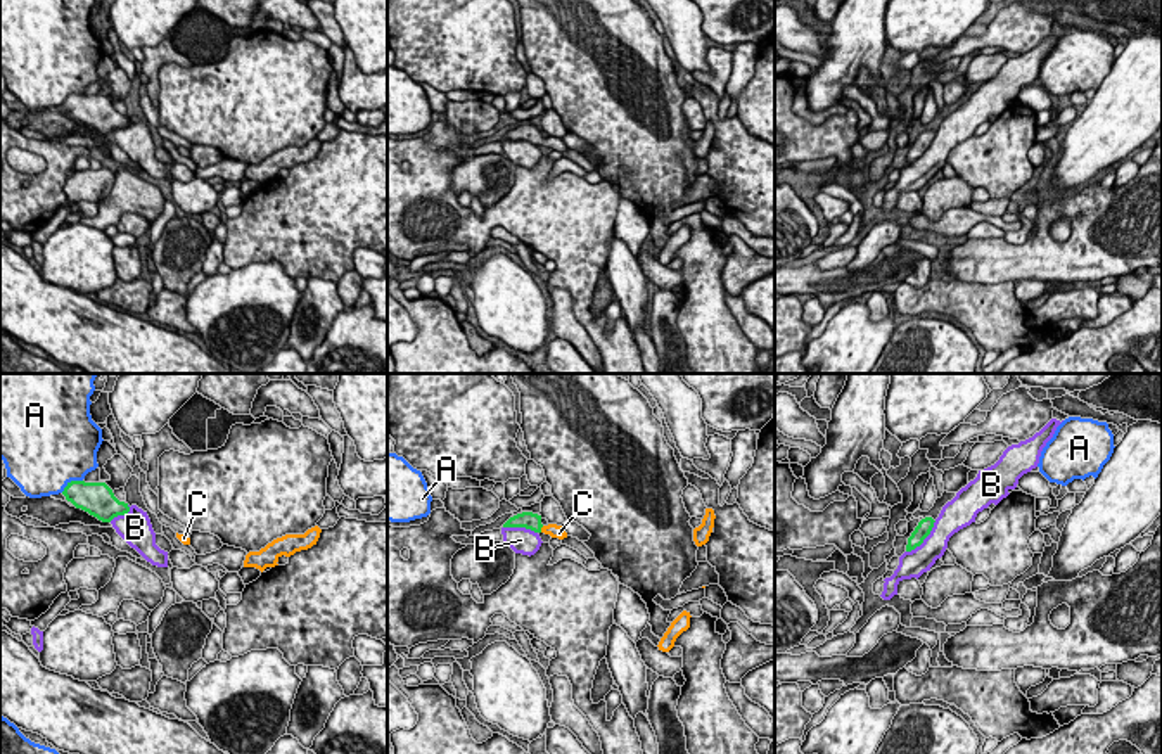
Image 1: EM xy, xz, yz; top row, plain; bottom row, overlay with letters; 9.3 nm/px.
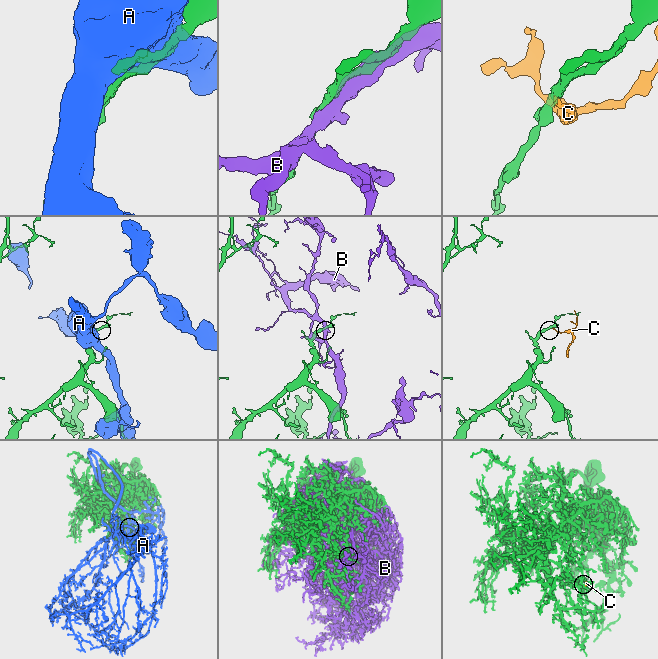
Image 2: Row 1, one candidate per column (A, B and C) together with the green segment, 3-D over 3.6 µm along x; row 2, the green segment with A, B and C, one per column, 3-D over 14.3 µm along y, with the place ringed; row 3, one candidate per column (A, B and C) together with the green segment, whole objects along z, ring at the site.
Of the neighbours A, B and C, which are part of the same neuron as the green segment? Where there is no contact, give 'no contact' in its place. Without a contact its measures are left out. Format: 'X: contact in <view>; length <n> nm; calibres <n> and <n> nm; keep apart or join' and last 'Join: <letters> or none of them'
A: contact in xy; length 240 nm; calibres 280 and 500 nm; keep apart
B: contact in yz; length 420 nm; calibres 140 and 240 nm; keep apart
C: contact in xz; length 70 nm; calibres 160 and 130 nm; join
Join: C

